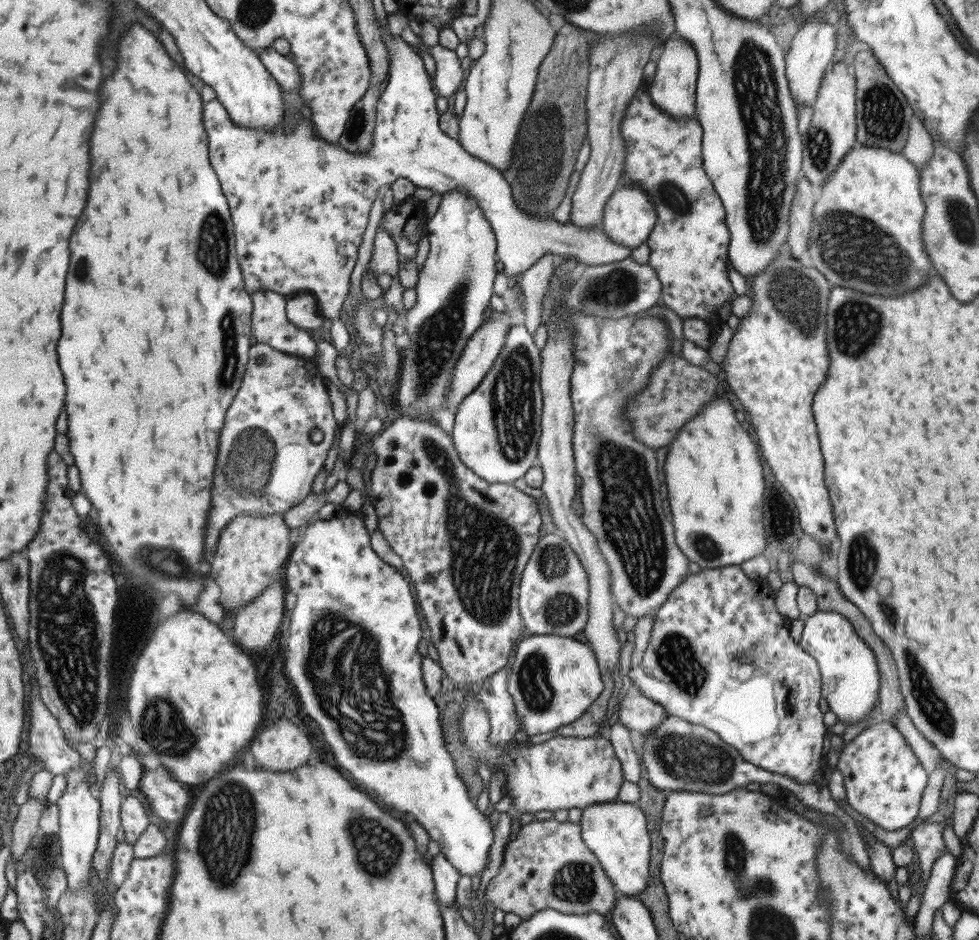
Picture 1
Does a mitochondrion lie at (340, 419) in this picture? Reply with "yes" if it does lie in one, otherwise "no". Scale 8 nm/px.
no

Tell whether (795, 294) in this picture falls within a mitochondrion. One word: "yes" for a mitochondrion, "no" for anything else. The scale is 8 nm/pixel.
yes

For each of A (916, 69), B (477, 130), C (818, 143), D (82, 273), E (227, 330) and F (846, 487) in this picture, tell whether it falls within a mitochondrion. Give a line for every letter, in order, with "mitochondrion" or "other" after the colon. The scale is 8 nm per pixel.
A: other
B: other
C: mitochondrion
D: mitochondrion
E: mitochondrion
F: other

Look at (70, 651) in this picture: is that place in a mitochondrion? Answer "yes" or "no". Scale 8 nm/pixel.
yes

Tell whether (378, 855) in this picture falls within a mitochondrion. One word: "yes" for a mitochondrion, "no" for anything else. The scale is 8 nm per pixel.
yes

